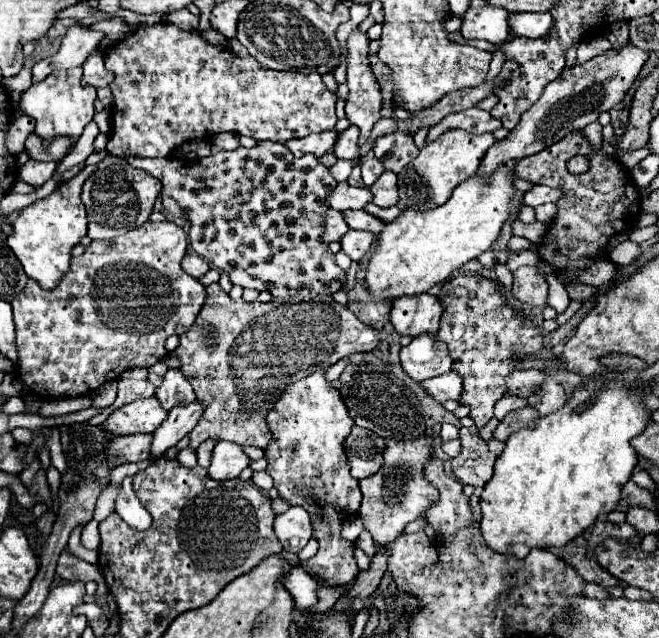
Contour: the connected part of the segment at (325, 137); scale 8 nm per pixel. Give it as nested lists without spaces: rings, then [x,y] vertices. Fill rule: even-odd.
[[[322,131],[322,133],[312,133],[312,135],[306,135],[302,139],[290,139],[290,143],[284,143],[292,155],[306,155],[306,153],[312,153],[316,157],[322,157],[324,153],[328,153],[336,141],[338,133],[336,131]]]

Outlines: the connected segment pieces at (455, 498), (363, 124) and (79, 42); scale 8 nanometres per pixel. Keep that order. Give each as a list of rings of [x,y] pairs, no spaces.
[[[438,457],[426,463],[426,479],[430,479],[440,493],[438,503],[426,511],[426,519],[434,527],[438,539],[450,541],[456,531],[472,523],[468,497],[462,491],[462,483],[444,473],[442,461]]]
[[[354,29],[348,39],[348,55],[346,55],[346,63],[348,63],[346,85],[350,89],[348,101],[346,101],[346,119],[360,129],[360,143],[366,143],[366,139],[370,137],[370,131],[372,131],[374,123],[380,119],[380,109],[382,109],[380,85],[378,85],[378,81],[370,69],[370,61],[368,61],[368,43],[370,43],[368,35]]]
[[[74,25],[68,29],[66,37],[62,39],[62,47],[56,55],[40,61],[32,69],[32,83],[40,83],[40,79],[48,77],[50,69],[70,69],[80,67],[86,57],[98,47],[98,43],[104,39],[104,33],[92,31],[84,25]]]

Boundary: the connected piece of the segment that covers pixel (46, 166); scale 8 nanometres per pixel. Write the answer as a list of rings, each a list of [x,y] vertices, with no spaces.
[[[28,159],[26,165],[20,167],[18,171],[18,177],[28,183],[28,185],[34,185],[34,187],[40,187],[44,185],[52,173],[56,171],[56,163],[54,161],[34,161],[34,159]]]

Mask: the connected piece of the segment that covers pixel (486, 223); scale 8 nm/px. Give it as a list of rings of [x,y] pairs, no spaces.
[[[502,165],[490,179],[470,177],[460,183],[442,207],[432,211],[404,209],[402,215],[388,223],[378,235],[376,249],[368,261],[366,289],[372,299],[384,301],[428,293],[464,263],[480,257],[500,235],[500,229],[510,215],[512,195],[514,171],[508,165]]]

